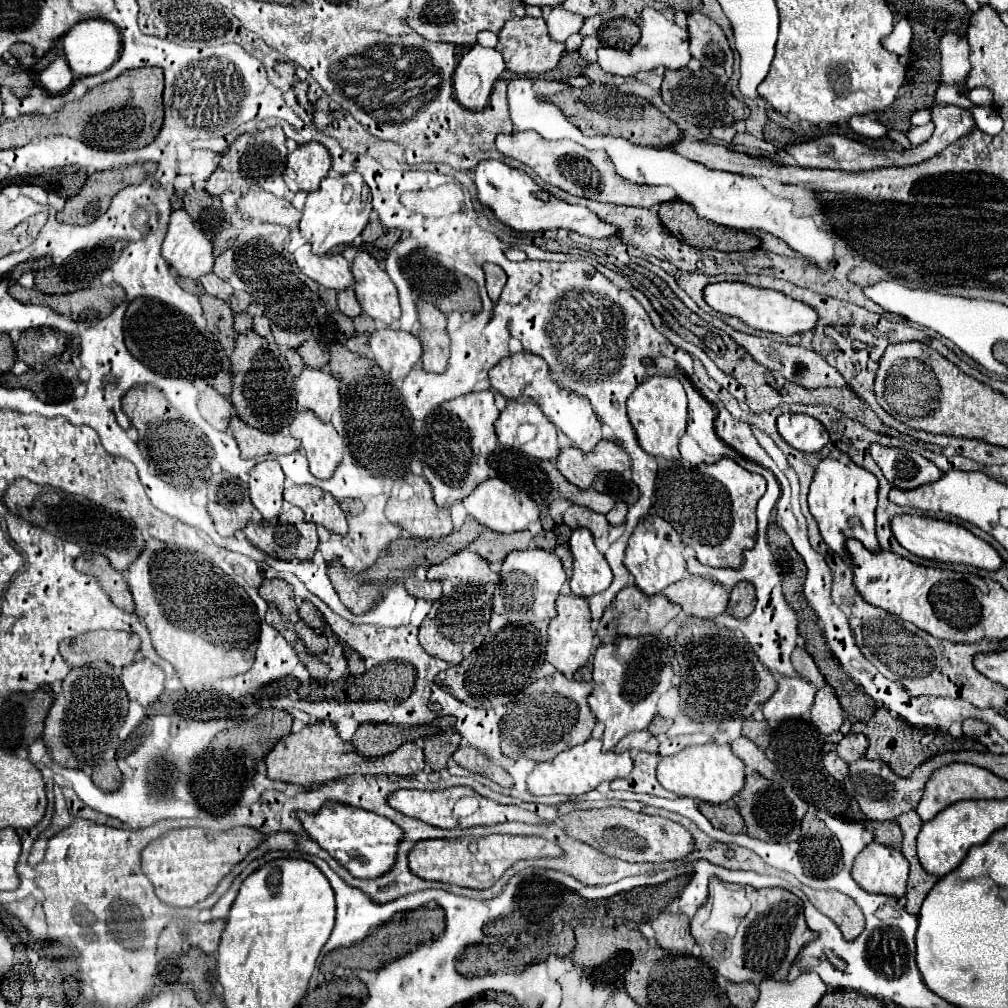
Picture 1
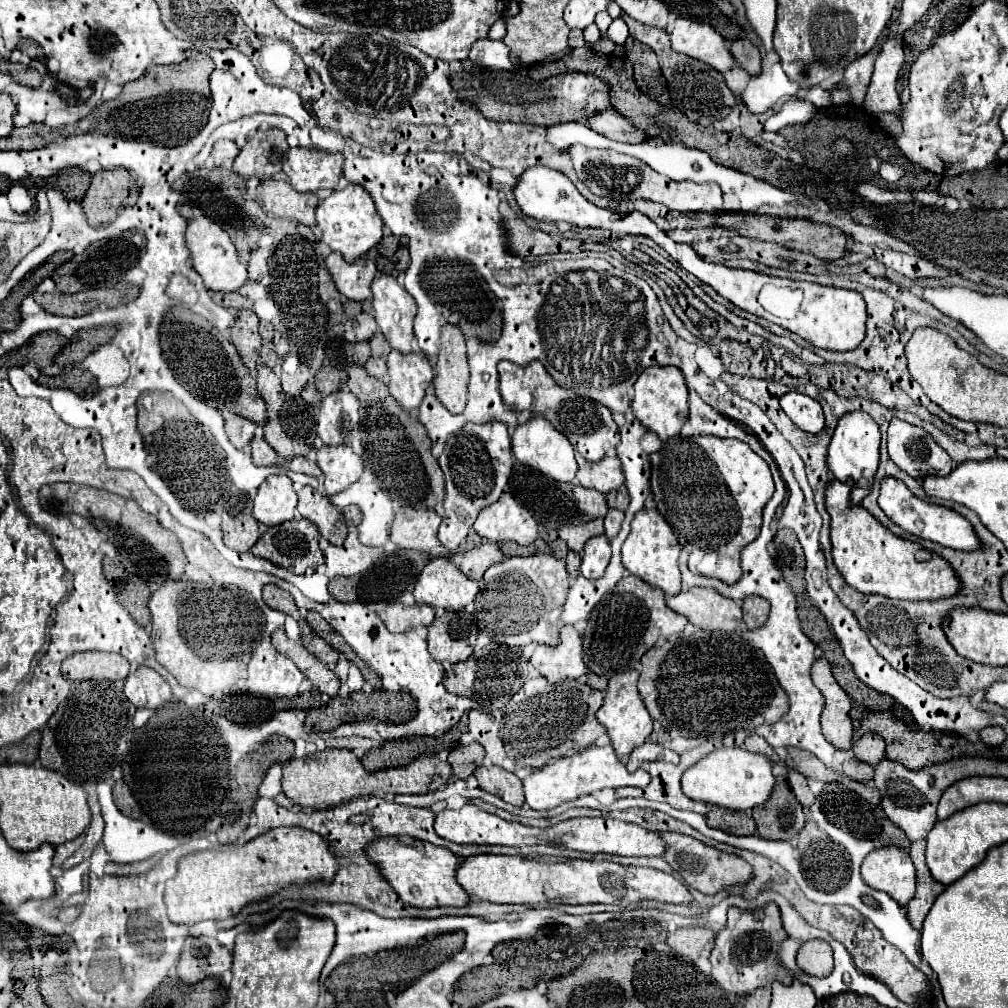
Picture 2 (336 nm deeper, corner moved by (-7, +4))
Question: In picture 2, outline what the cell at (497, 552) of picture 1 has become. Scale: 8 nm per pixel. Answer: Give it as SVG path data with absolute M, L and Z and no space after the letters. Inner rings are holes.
M483 540L481 546L465 552L463 556L463 562L461 562L461 570L465 576L473 578L473 580L481 580L485 570L497 562L503 562L505 556L499 548L497 542L489 542L489 540Z

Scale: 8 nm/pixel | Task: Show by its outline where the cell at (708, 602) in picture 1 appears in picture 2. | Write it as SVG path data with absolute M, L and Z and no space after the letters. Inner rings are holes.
M689 588L667 598L667 606L703 630L733 632L741 622L741 606L713 588Z

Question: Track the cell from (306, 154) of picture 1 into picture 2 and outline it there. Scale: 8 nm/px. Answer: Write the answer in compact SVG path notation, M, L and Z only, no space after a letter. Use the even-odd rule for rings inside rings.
M291 148L283 164L283 172L289 176L291 186L297 192L317 192L319 188L333 190L343 170L343 154L329 154L315 148Z

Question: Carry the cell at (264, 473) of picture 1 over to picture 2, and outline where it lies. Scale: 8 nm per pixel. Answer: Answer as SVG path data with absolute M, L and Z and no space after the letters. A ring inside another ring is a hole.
M287 474L269 476L257 490L253 516L265 524L275 526L293 518L297 506L297 494L293 490L293 482Z

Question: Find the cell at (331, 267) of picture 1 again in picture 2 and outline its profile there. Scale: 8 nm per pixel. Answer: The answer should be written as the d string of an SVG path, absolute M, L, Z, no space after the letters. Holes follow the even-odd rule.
M331 252L325 258L325 266L337 286L337 290L349 300L371 300L371 280L377 274L375 262L367 256L357 258L355 262L345 262L339 252Z

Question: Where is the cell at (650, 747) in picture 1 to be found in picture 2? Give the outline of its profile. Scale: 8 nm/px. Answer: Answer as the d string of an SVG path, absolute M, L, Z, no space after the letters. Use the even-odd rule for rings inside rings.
M645 742L643 746L635 748L631 754L629 754L629 762L627 762L627 770L629 772L635 772L641 762L655 762L655 760L663 760L663 762L679 762L679 754L673 752L671 748L665 748L663 744L655 744L655 742Z

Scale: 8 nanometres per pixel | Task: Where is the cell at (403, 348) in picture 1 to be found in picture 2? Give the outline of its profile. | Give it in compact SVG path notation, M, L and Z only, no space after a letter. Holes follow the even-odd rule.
M391 350L387 356L387 370L391 396L405 410L415 412L425 396L425 388L433 378L429 358L423 352L403 354L399 350Z

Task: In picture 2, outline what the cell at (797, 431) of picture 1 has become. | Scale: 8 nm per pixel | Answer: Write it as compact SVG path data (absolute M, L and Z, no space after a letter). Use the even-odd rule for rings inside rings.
M789 392L781 398L781 410L805 432L819 434L825 428L823 408L817 400L801 394L801 392Z

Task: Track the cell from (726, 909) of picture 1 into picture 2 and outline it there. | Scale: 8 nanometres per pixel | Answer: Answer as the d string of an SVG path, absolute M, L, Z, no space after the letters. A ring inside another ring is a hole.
M767 902L763 906L763 916L755 916L753 910L739 910L731 906L727 912L727 926L715 936L715 946L711 950L713 978L727 990L735 994L751 994L761 986L769 986L779 980L783 984L791 984L791 972L779 960L779 944L787 940L787 932L783 930L781 910L775 902Z

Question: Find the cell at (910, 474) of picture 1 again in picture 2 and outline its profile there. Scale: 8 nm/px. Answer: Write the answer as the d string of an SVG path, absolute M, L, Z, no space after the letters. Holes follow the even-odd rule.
M891 420L887 430L891 460L911 478L947 476L953 468L949 454L923 430L903 420Z

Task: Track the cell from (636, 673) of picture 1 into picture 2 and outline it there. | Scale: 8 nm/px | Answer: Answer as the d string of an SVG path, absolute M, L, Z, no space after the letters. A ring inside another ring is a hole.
M625 670L611 676L605 690L605 702L597 710L597 720L607 728L607 734L619 758L627 756L633 748L641 746L649 738L651 726L653 726L653 720L645 708L645 702L637 690L637 678L639 678L637 670Z

